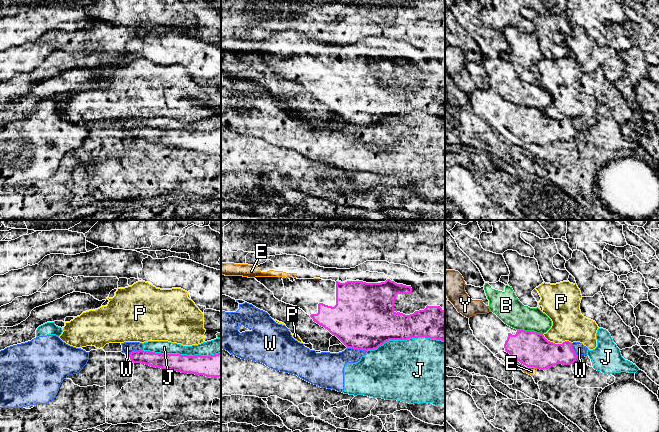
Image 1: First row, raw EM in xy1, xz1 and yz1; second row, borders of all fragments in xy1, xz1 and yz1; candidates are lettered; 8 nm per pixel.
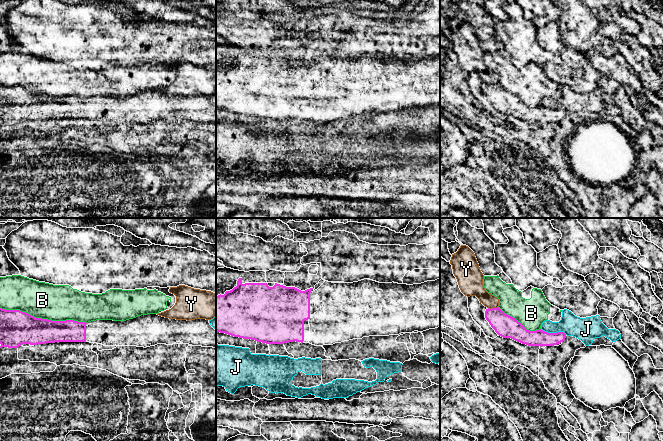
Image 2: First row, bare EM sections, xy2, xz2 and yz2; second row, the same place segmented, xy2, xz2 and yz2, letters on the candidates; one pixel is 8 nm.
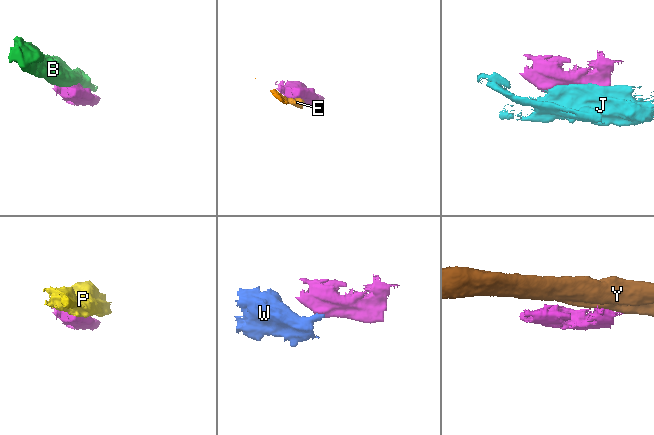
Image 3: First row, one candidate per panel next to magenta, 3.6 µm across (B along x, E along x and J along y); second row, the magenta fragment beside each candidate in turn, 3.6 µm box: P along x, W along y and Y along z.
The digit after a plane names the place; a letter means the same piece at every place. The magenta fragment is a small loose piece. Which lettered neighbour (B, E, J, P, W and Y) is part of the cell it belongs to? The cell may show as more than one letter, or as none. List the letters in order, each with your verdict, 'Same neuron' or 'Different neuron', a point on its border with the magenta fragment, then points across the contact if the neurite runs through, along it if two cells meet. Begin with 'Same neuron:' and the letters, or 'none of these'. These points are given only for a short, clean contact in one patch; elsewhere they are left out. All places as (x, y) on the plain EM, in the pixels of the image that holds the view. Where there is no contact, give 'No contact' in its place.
Same neuron: none of these
B: Different neuron. Touches magenta at xy2 (43, 95)
E: Different neuron. Touches magenta at yz1 (532, 142). Boundary: yz1 (527, 142), (533, 142), (536, 145)
J: Different neuron. Touches magenta at xy1 (181, 131)
P: Different neuron. Touches magenta at yz1 (557, 120)
W: Different neuron. Touches magenta at xz1 (357, 125). Boundary: xz1 (347, 123), (366, 127)
Y: Different neuron. Touches magenta at yz2 (492, 84). Boundary: yz2 (497, 82), (488, 84)

